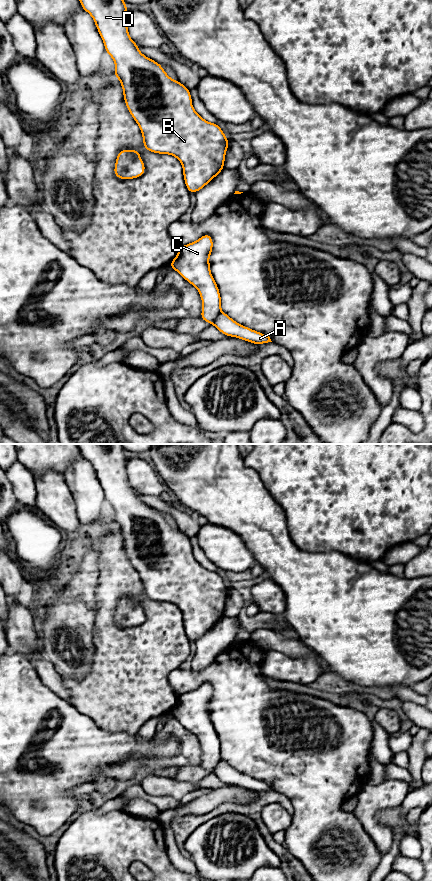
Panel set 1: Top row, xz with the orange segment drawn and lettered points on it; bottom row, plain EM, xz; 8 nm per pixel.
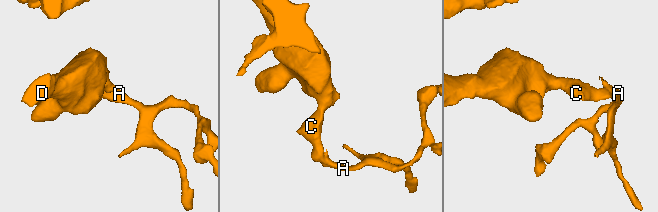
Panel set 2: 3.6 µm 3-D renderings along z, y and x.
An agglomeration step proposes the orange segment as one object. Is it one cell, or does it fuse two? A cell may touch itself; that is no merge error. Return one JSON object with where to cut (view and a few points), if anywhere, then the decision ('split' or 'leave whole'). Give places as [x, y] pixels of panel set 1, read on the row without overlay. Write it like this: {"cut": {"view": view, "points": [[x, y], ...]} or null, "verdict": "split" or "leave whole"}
{"cut": {"view": "xz", "points": [[221, 759], [212, 772]]}, "verdict": "split"}

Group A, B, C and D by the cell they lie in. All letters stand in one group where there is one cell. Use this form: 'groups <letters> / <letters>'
groups A / B C D

